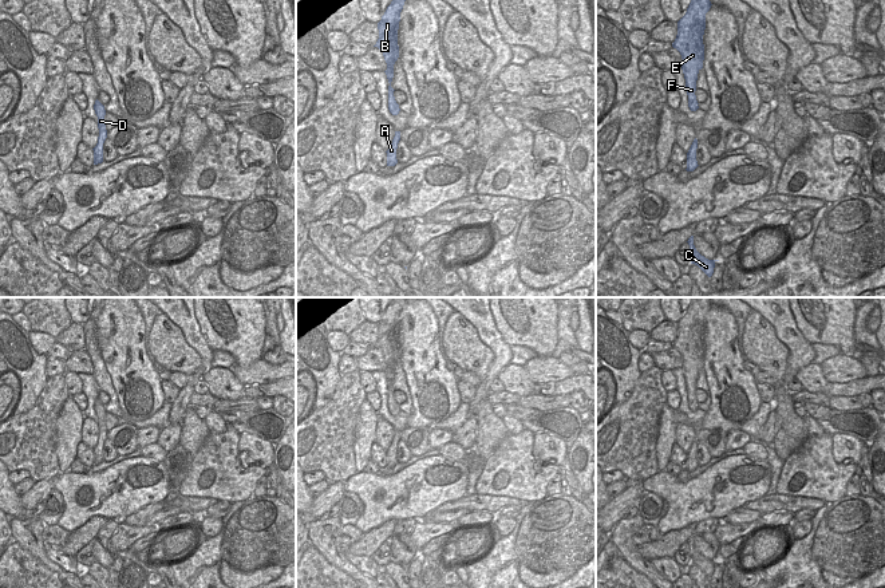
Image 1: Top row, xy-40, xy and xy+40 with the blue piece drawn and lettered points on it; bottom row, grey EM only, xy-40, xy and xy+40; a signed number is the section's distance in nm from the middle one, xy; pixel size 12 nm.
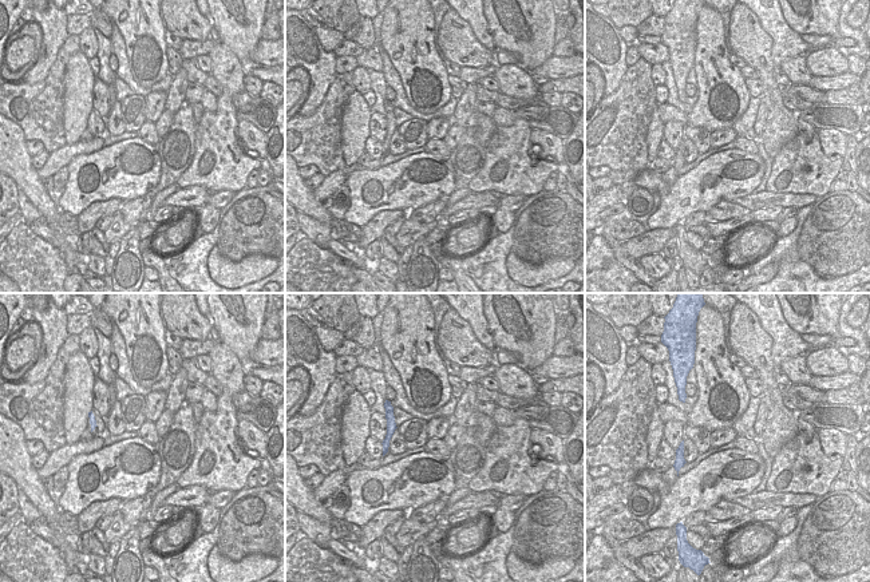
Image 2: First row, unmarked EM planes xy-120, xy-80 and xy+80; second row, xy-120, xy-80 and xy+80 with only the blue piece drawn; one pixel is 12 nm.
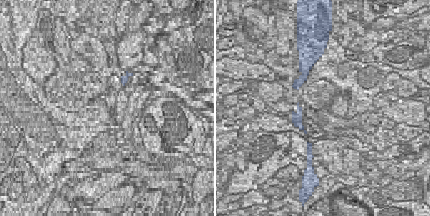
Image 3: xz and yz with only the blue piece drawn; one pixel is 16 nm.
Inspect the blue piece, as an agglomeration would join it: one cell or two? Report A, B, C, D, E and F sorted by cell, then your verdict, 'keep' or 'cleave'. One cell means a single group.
A B C D E F | keep

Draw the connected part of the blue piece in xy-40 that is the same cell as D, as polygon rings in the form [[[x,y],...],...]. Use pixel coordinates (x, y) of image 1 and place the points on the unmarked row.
[[[98,399],[95,400],[94,410],[98,417],[99,437],[98,437],[98,443],[92,450],[94,450],[94,465],[98,465],[103,462],[103,443],[107,438],[107,430],[104,422],[106,410],[104,406]]]

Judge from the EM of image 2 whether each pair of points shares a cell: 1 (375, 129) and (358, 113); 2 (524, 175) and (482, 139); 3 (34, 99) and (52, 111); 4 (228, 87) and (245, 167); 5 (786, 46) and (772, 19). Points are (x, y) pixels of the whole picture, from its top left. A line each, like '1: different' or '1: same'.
1: different
2: different
3: different
4: same
5: same

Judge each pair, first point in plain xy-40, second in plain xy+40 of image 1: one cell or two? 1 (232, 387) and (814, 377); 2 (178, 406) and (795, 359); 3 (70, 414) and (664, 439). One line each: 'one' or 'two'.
1: one
2: one
3: one

